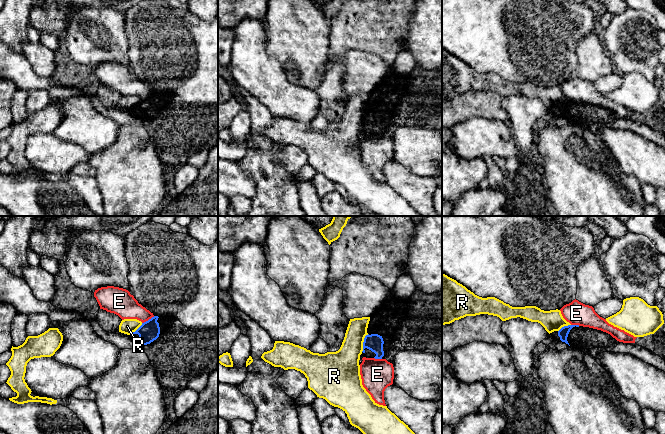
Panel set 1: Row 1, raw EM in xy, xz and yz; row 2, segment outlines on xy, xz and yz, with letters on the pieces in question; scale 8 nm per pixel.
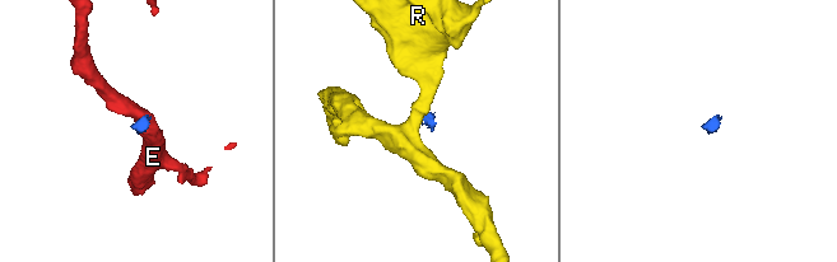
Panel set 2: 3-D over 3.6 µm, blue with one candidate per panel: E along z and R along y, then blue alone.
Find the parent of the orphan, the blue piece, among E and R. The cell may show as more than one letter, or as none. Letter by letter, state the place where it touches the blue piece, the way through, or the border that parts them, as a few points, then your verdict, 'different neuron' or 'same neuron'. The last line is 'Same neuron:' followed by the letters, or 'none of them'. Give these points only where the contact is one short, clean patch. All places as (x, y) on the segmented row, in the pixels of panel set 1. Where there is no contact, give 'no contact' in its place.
E: contact xy (149, 319); border xy (154, 316), (142, 323); different neuron
R: contact xz (363, 342); border xz (368, 334), (364, 338), (361, 351); different neuron
Same neuron: none of them

